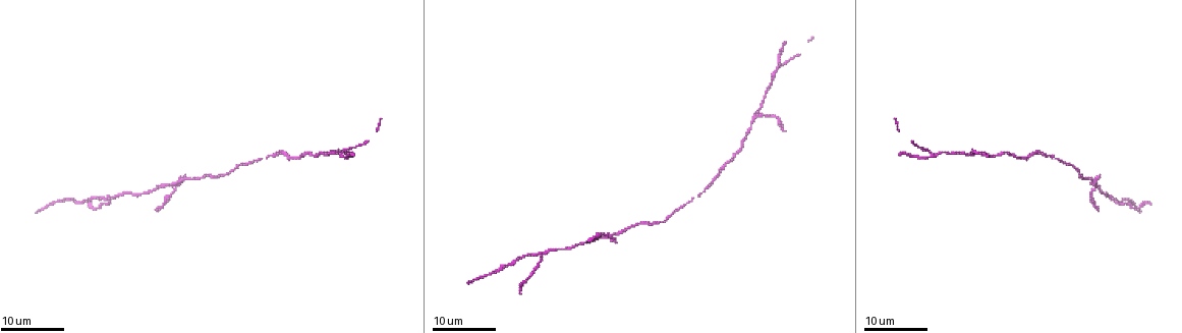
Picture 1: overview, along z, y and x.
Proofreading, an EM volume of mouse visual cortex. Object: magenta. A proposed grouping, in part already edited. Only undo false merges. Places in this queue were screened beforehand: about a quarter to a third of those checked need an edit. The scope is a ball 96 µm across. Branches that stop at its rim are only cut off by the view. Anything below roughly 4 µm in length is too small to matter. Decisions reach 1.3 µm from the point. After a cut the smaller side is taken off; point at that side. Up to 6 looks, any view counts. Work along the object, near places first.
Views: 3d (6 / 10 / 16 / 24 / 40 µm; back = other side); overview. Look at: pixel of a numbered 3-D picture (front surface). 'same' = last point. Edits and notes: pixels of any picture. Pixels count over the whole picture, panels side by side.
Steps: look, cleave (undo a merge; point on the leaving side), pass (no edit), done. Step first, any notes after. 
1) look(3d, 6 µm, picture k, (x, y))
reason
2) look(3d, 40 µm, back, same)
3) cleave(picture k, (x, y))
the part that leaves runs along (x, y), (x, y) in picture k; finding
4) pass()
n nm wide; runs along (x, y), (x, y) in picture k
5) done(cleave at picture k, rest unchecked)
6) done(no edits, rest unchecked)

look(3d, 24 µm, picture 1, (341, 153))
side arm on a straight run

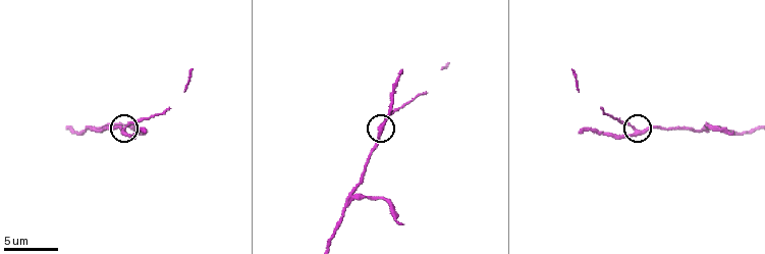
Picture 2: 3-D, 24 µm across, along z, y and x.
look(3d, 10 µm, picture 2, (635, 129))

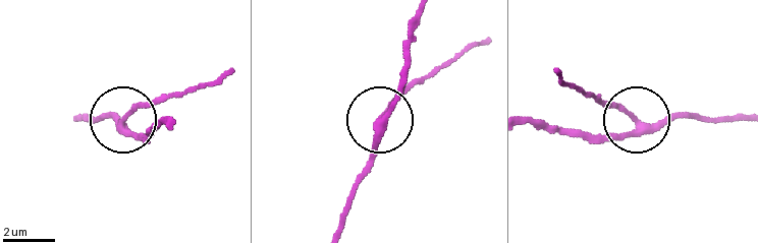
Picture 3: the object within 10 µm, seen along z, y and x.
pass()
runs along (746, 121), (681, 115), (590, 139) in picture 3; all the same cell

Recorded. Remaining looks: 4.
look(3d, 16 µm, picture 2, (358, 196))

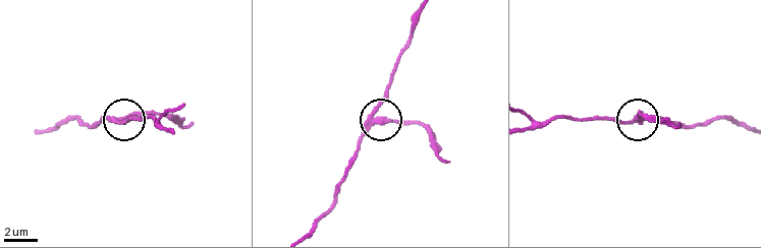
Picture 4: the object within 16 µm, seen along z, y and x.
cleave(picture 4, (394, 121))
3 arms; the part that leaves runs along (372, 126), (383, 120), (420, 125), (432, 148), (447, 161) in picture 4; a second cell is stuck on

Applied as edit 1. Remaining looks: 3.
look(3d, 24 µm, picture 1, (1091, 189))
side arm on a straight run

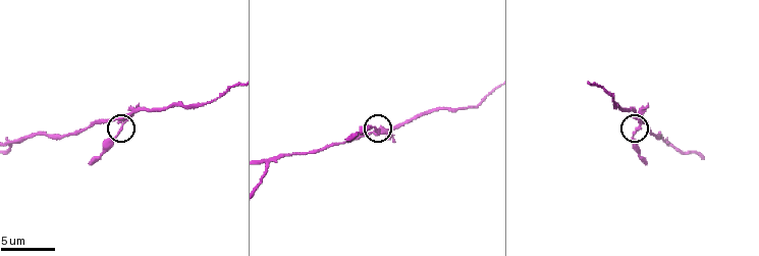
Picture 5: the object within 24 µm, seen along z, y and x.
look(3d, 10 µm, picture 5, (122, 127))
zoom in

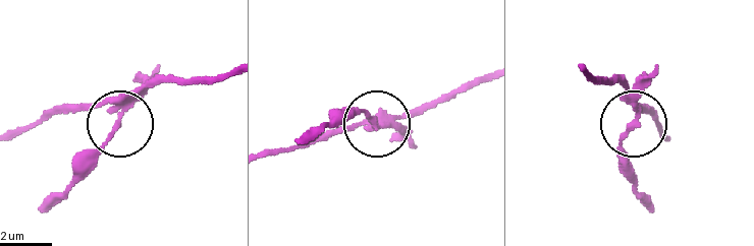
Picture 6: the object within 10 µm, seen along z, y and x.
look(3d, 6 µm, picture 6, (116, 122))

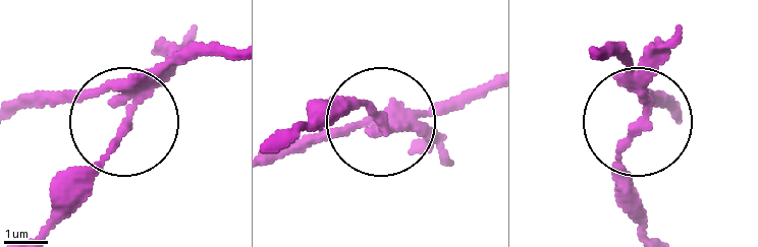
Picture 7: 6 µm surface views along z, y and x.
cleave(picture 7, (446, 157))
150 nm wide; the part that leaves runs along (638, 91), (645, 121), (627, 153), (638, 230) in picture 7; two cells meet here

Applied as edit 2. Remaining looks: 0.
done(cleave at picture 4, cleave at picture 7, rest unchecked)

